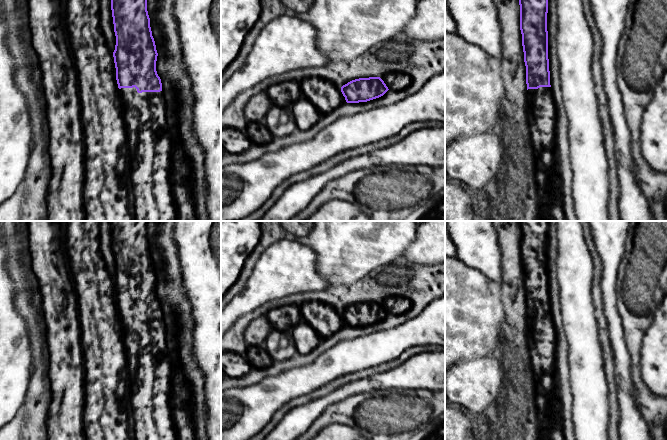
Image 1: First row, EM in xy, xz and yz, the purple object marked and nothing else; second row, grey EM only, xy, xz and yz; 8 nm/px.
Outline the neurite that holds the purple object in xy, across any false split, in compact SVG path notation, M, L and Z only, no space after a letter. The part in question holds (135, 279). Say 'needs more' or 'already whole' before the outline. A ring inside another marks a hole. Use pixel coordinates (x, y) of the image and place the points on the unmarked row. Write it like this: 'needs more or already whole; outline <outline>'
needs more; outline M111 221L111 234L116 260L113 281L128 360L134 440L177 440L173 418L174 365L166 344L161 303L156 295L158 277L150 251L147 221Z

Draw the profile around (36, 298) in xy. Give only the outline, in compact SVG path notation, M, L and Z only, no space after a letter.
M31 268L29 271L29 278L35 284L35 291L32 296L33 304L37 308L37 310L42 313L42 307L41 307L42 298L41 298L41 294L38 289L38 283L37 283L36 277L34 276Z

